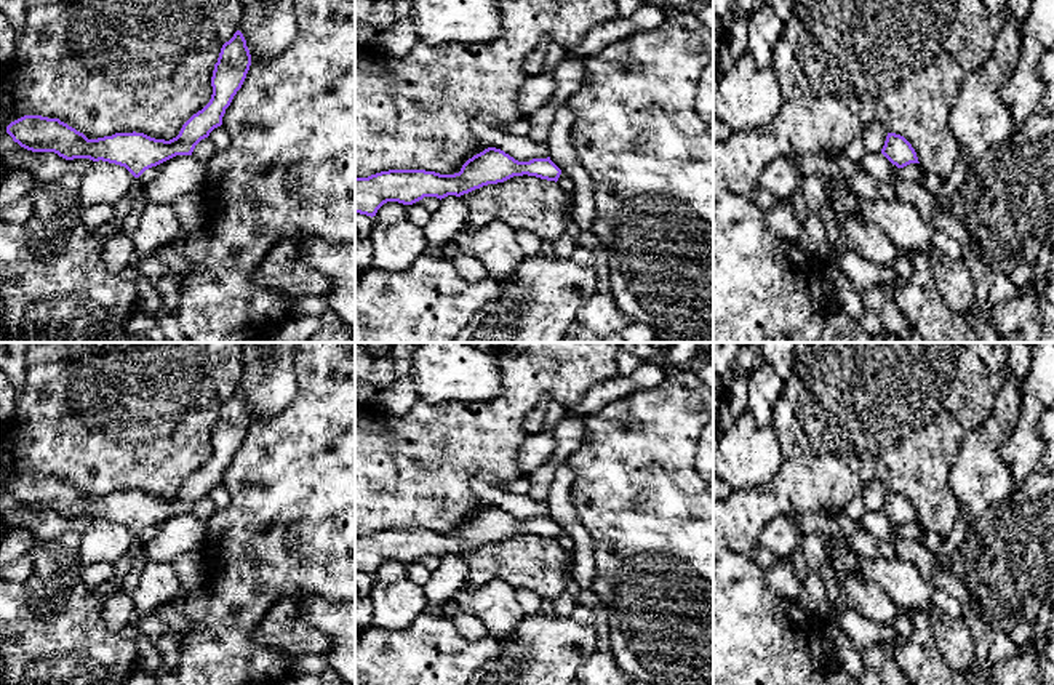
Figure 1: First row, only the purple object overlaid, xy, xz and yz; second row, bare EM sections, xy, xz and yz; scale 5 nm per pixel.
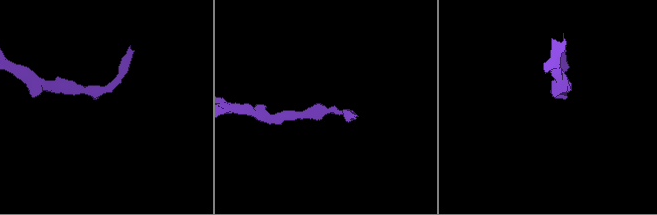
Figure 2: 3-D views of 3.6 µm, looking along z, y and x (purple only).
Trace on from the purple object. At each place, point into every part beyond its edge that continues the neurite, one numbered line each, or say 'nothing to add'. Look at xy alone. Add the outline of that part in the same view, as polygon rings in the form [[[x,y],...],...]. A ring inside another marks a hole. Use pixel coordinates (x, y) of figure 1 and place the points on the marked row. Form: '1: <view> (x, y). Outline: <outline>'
nothing to add

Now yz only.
nothing to add

